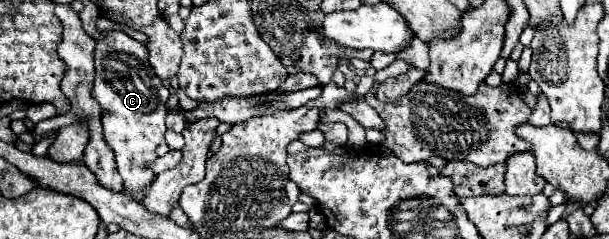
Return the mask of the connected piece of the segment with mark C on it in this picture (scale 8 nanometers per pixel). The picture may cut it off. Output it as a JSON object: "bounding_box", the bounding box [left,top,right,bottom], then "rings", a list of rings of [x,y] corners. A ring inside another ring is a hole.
{"bounding_box":[93,32,169,194],"rings":[[[107,32],[105,36],[107,38],[97,42],[95,50],[97,78],[93,84],[93,98],[101,104],[103,138],[115,154],[117,170],[123,176],[123,186],[125,190],[137,194],[155,178],[155,172],[147,166],[157,158],[155,148],[165,142],[165,102],[169,98],[169,90],[151,68],[147,46],[139,44],[125,32]]]}

